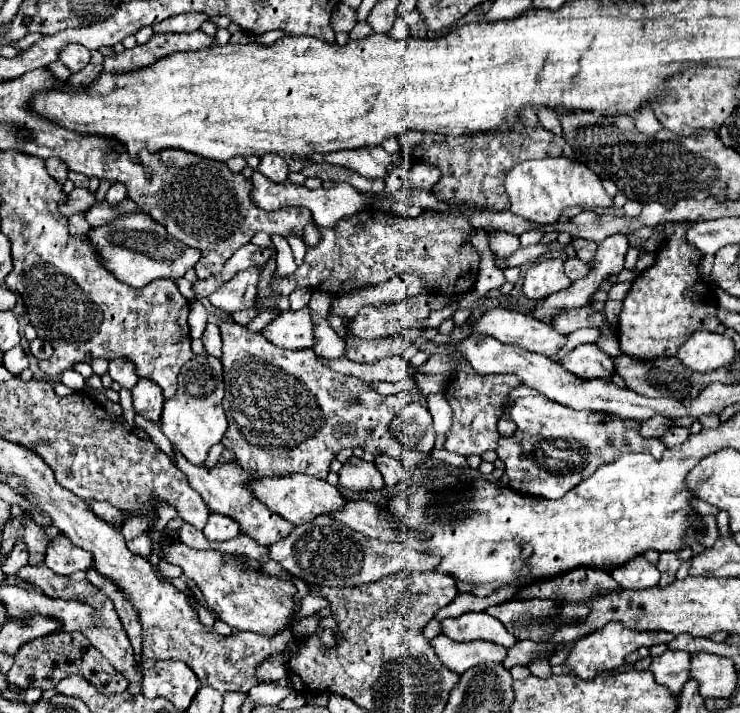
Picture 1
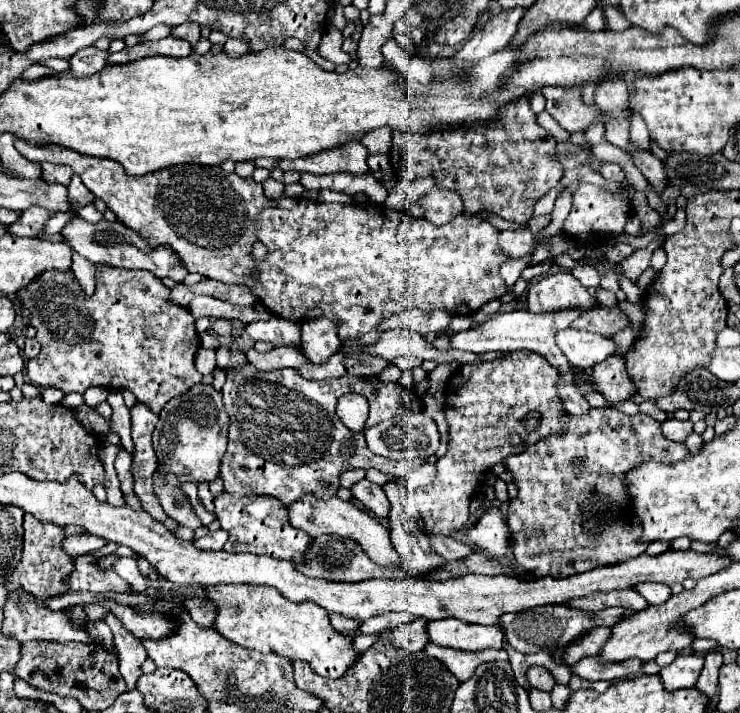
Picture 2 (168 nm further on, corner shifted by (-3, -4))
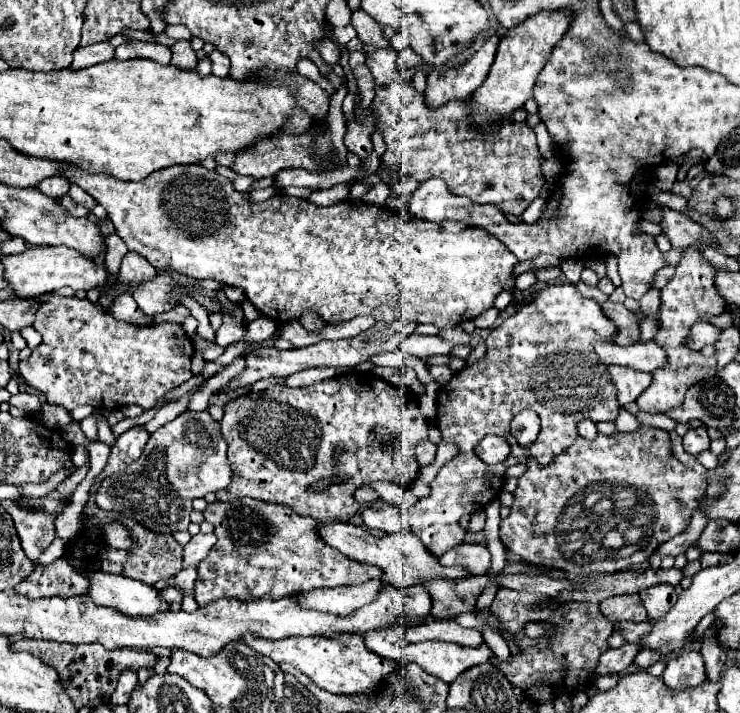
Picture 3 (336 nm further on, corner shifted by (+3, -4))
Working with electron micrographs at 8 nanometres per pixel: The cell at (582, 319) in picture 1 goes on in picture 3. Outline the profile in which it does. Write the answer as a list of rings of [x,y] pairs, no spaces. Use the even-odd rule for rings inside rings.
[[[606,301],[604,303],[604,315],[608,319],[612,319],[618,327],[618,335],[616,335],[616,341],[614,341],[616,345],[640,343],[640,321],[622,303]]]

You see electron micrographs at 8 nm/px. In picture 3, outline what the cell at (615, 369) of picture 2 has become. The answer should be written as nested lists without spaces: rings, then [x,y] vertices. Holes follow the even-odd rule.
[[[612,365],[608,371],[612,377],[612,383],[618,387],[618,401],[622,407],[636,401],[640,393],[646,391],[652,383],[652,373],[640,373],[618,365]]]

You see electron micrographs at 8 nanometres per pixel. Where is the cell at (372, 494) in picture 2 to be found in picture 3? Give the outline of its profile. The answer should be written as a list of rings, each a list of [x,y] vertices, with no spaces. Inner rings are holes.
[[[376,503],[372,509],[368,511],[362,511],[362,521],[366,527],[370,529],[380,529],[388,535],[392,533],[398,533],[402,527],[400,527],[400,513],[394,505],[390,503]]]

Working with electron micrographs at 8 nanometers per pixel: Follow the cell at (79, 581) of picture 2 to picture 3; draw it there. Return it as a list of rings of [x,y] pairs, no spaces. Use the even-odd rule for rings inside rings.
[[[98,571],[90,577],[88,597],[98,605],[118,609],[120,613],[132,617],[170,609],[170,603],[160,599],[158,589],[124,575],[104,571]]]

